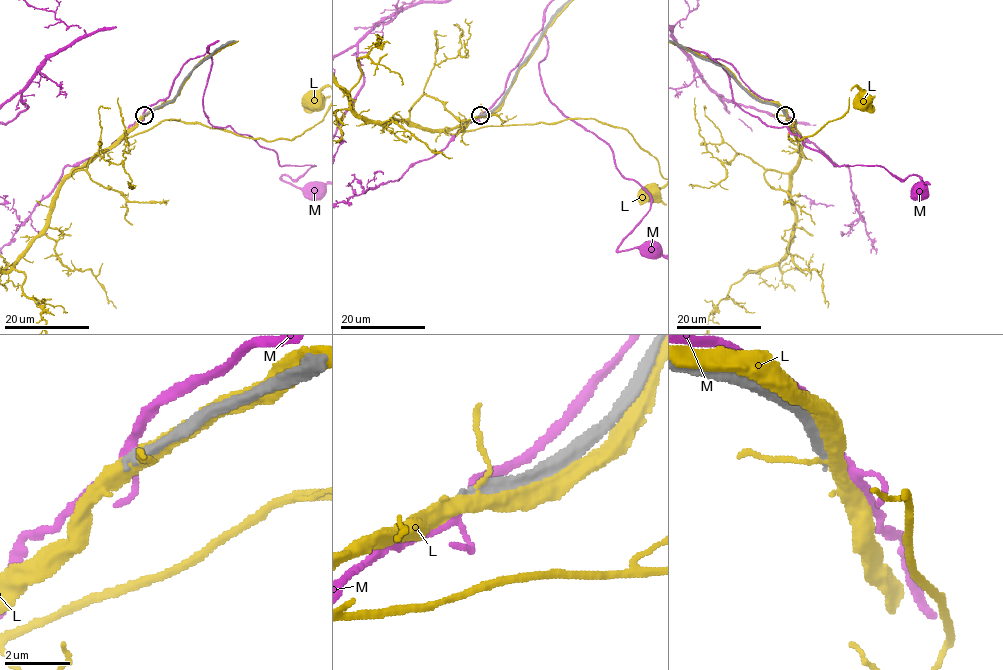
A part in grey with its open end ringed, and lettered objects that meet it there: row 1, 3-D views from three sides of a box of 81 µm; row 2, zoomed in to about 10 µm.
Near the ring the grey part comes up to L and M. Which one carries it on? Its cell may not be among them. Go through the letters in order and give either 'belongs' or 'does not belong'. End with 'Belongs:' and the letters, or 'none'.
L: does not belong
M: does not belong
Belongs: none

